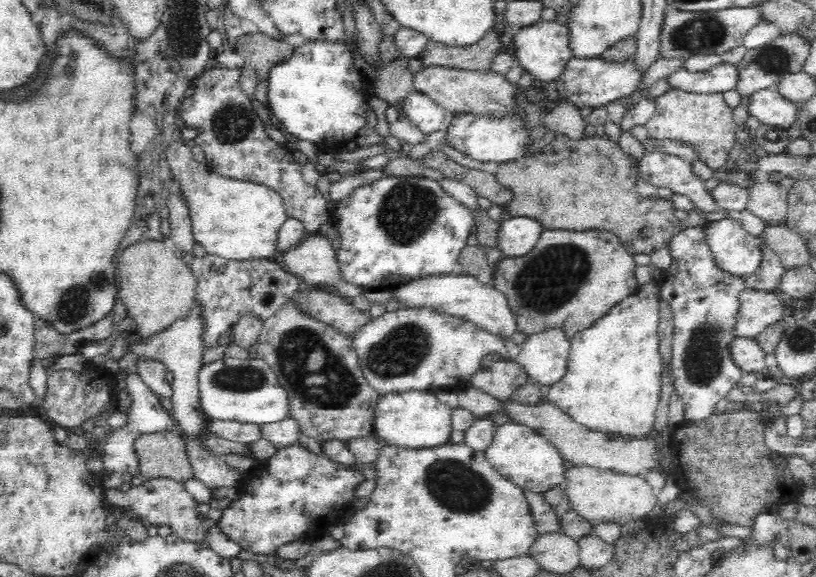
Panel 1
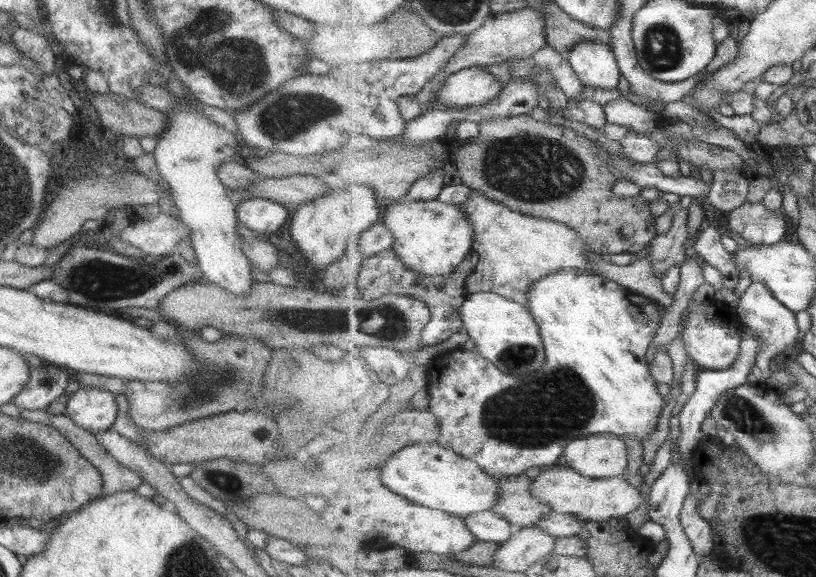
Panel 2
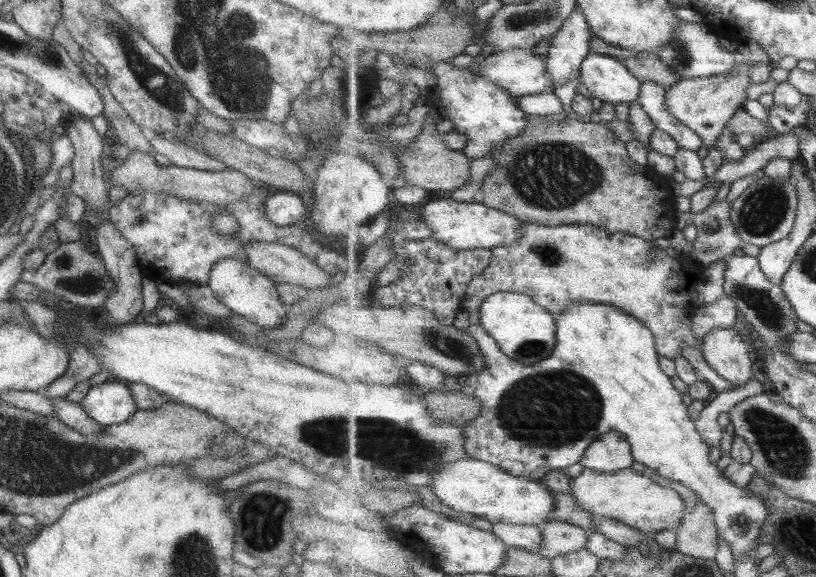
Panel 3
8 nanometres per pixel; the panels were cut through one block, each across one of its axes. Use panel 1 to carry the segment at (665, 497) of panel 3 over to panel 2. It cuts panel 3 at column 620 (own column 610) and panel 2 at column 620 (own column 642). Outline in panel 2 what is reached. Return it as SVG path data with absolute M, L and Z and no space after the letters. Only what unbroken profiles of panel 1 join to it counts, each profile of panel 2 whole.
M559 464L540 473L531 485L531 494L553 511L576 515L581 521L603 522L609 518L625 518L641 506L641 492L637 487L627 484L622 477L589 479L573 468Z

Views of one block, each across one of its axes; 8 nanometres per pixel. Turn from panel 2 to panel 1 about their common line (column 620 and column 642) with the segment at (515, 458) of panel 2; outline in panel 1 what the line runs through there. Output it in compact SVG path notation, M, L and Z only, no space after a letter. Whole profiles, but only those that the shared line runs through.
M651 278L634 294L615 304L604 316L595 320L571 338L565 375L545 388L544 396L550 404L560 408L576 423L590 431L645 437L652 432L656 409L662 392L662 368L658 326L660 322L661 294L659 281Z

